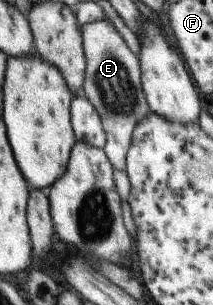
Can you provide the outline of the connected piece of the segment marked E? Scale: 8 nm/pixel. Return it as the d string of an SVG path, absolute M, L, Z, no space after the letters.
M109 20L92 21L83 25L81 29L86 51L86 78L83 90L101 120L104 131L102 148L112 164L123 170L134 125L150 111L140 84L138 59L125 46L125 42Z

